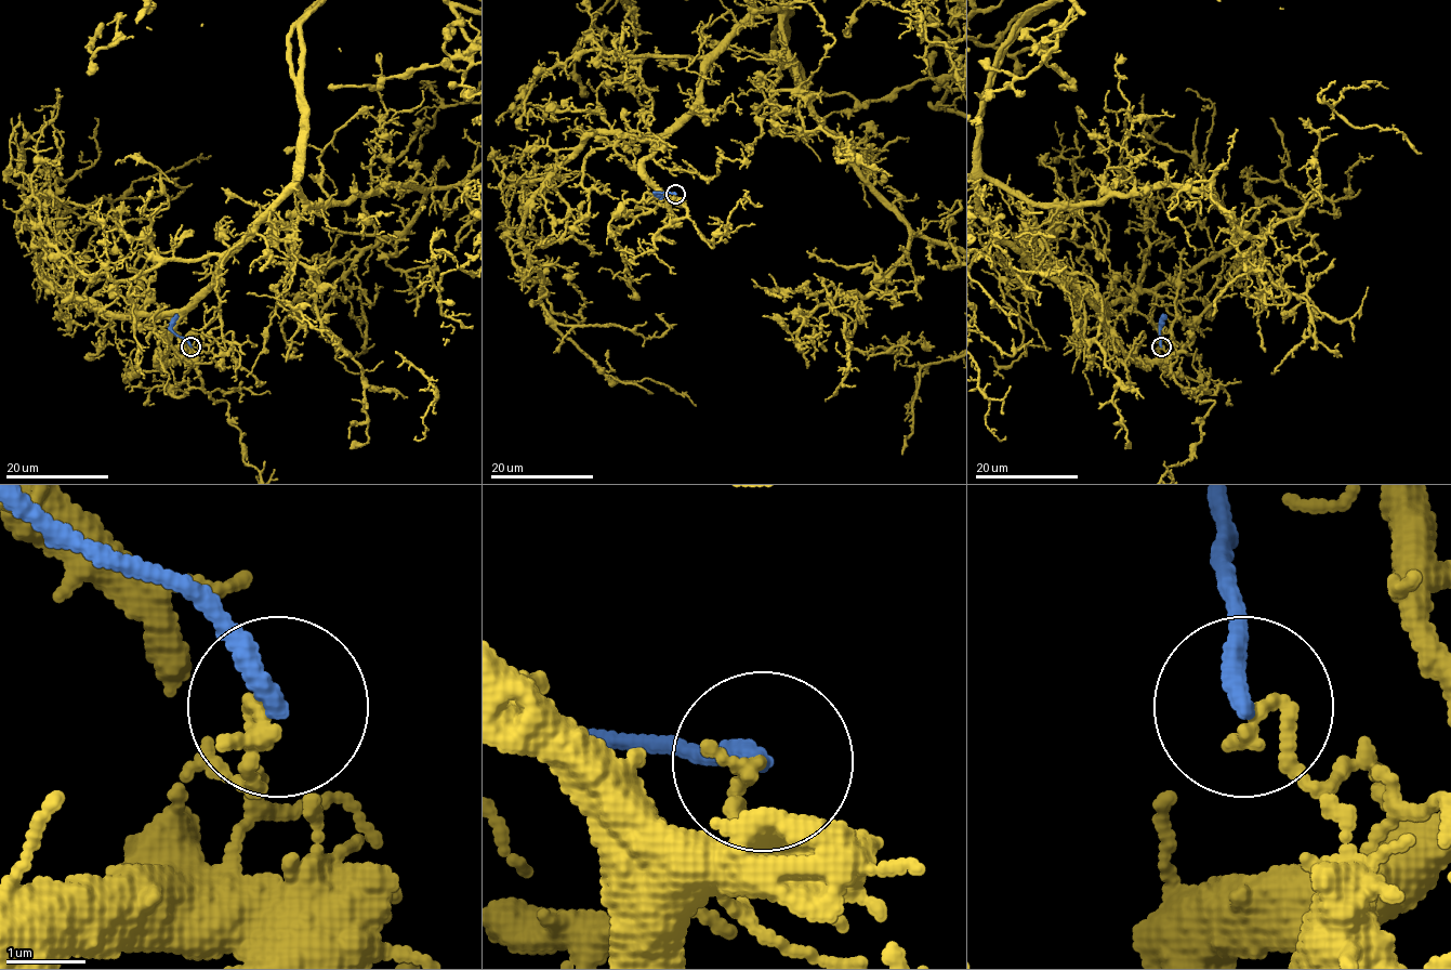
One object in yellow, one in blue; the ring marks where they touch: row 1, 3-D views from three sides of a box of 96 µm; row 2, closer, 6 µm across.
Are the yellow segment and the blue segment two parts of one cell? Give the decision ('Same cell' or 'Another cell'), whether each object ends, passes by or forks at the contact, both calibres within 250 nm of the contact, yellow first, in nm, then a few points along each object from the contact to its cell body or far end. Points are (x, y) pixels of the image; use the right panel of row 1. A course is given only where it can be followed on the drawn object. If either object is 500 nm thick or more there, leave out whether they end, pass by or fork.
Another cell. At the ring yellow ends. At the ring blue ends. Thickness 200 nm (yellow) against 280 nm. Course of blue: (1160, 346), (1160, 319), (1165, 314)

